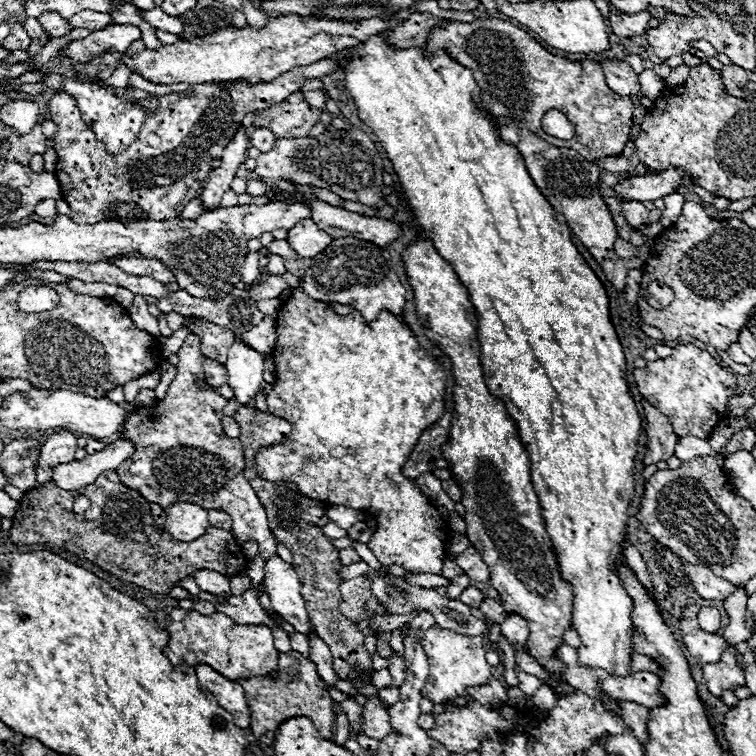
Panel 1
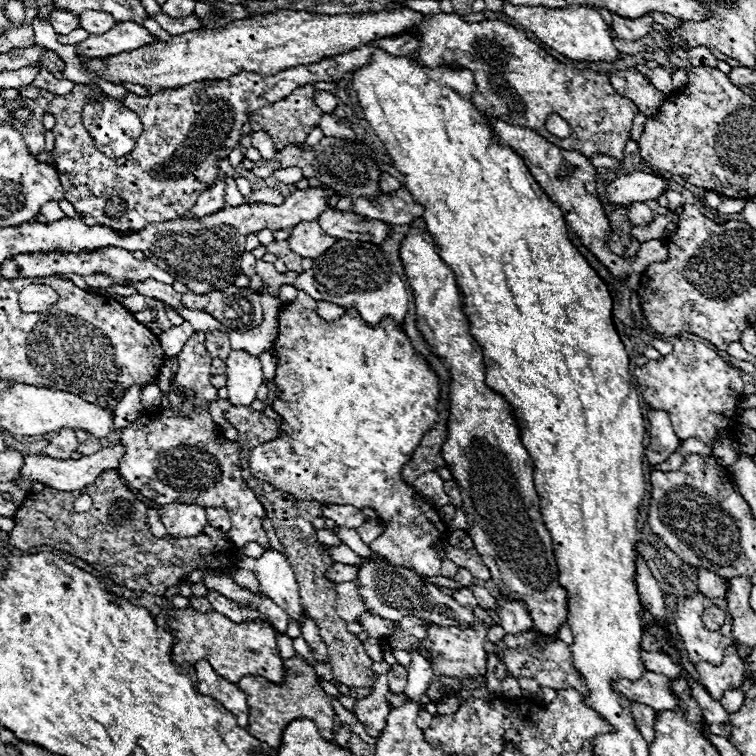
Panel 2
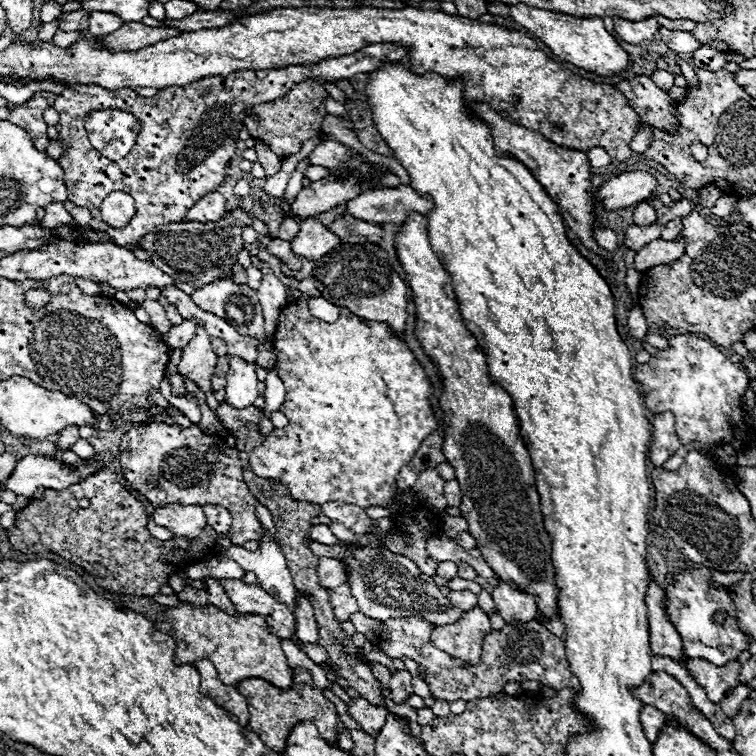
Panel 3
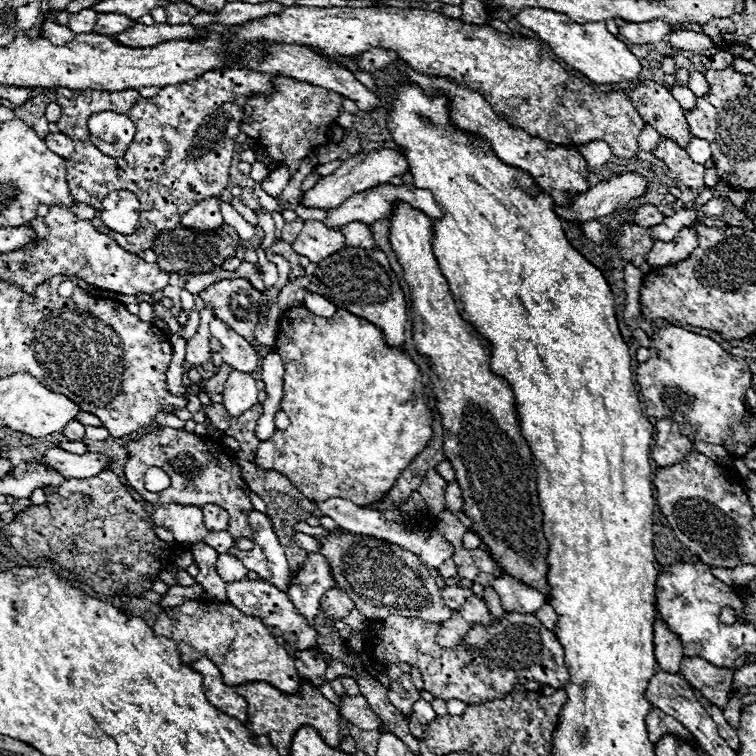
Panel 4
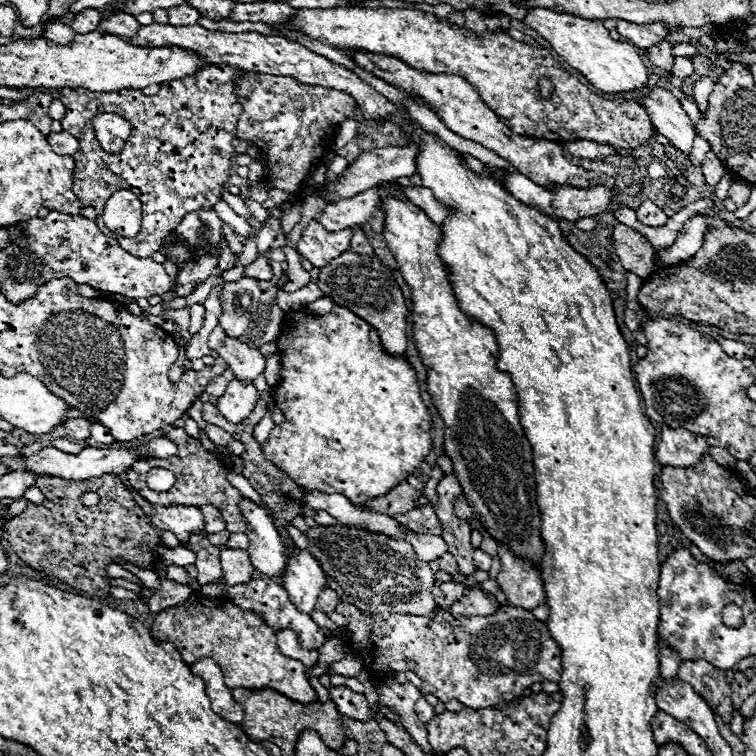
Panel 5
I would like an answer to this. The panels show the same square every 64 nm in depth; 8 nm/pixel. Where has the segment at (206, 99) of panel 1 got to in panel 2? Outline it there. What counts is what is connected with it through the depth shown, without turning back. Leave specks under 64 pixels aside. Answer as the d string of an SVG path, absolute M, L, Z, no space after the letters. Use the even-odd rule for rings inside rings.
M396 36L396 38L374 40L372 44L358 48L356 52L346 52L344 56L330 56L328 60L320 60L320 64L306 64L304 68L288 68L286 72L278 72L278 74L272 74L272 76L260 76L260 74L254 74L254 72L240 72L240 74L230 76L226 80L202 80L202 82L186 84L184 88L160 90L158 94L150 94L150 96L136 96L136 94L130 92L120 102L140 116L144 130L142 130L142 134L136 142L136 148L128 156L116 158L116 160L106 158L102 152L98 152L94 148L94 142L88 136L86 128L82 126L84 104L88 104L88 100L102 94L102 90L96 84L74 84L74 90L70 94L56 96L48 106L48 110L56 118L56 126L52 130L54 138L56 138L54 164L56 164L56 170L60 172L60 180L62 180L64 190L66 190L64 196L84 216L84 224L108 226L114 232L122 232L122 234L130 232L130 230L140 232L148 224L184 218L186 212L196 204L198 196L218 180L220 168L216 168L216 164L220 160L224 160L228 156L228 152L232 150L232 146L236 146L240 142L240 138L242 138L240 128L248 120L250 112L254 112L256 108L274 104L276 100L288 96L298 86L322 82L322 80L324 82L338 82L340 78L344 78L344 74L368 64L370 56L376 48L382 48L392 56L406 56L406 54L412 54L418 48L418 38L416 36ZM110 196L120 196L128 204L128 212L120 220L110 220L110 218L104 216L104 204Z

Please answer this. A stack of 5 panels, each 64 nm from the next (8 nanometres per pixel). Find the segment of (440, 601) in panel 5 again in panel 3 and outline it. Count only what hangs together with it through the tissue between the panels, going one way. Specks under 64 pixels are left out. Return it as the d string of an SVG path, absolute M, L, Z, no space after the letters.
M450 590L450 592L448 592L448 600L450 600L456 608L466 610L466 608L472 608L472 606L476 604L476 594L470 592L470 590L460 590L460 592Z

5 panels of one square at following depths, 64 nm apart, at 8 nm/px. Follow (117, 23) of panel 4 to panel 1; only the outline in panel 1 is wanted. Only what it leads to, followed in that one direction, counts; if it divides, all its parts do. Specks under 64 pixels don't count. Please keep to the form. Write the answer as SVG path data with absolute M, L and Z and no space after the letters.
M84 10L84 12L68 18L68 22L72 24L72 28L86 28L86 30L90 30L90 32L108 28L110 20L112 20L112 18L110 18L108 14L104 14L104 12L94 12L94 10Z

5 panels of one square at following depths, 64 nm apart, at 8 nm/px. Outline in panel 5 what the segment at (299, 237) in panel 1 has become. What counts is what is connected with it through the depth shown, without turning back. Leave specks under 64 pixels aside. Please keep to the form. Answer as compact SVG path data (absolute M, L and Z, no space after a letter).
M312 220L308 228L302 232L302 238L296 248L304 260L314 264L316 268L324 268L330 260L350 250L350 240L352 240L350 228L340 232L326 232L320 222Z

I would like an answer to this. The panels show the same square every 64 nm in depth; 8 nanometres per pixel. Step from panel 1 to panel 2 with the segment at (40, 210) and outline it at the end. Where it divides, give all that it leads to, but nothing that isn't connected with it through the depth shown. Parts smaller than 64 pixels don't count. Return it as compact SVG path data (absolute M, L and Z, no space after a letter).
M50 200L48 204L44 204L44 216L46 216L46 224L52 224L56 220L62 220L66 218L66 214L60 210L60 204L56 200Z

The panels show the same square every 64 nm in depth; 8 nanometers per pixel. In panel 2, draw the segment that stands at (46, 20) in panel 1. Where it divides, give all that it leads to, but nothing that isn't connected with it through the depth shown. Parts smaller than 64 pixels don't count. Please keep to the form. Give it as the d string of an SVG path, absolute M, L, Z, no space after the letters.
M56 10L56 12L52 12L52 16L48 18L48 22L54 26L56 34L70 34L72 30L80 28L80 20L72 12L60 12L60 10Z

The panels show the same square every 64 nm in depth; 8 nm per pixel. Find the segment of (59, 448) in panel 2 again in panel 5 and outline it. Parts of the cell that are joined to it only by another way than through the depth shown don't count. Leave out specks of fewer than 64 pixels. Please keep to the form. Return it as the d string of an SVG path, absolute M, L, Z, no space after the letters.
M72 418L64 424L64 430L66 430L68 438L72 438L72 440L88 440L90 426L92 426L92 422L88 422L84 418Z

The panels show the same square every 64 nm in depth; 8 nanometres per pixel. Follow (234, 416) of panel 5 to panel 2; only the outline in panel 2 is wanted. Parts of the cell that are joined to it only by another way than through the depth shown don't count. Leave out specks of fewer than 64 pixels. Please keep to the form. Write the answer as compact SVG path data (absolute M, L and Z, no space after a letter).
M232 350L226 360L226 378L228 378L228 402L232 406L250 406L256 400L258 386L264 382L262 366L258 358L248 356L246 352Z

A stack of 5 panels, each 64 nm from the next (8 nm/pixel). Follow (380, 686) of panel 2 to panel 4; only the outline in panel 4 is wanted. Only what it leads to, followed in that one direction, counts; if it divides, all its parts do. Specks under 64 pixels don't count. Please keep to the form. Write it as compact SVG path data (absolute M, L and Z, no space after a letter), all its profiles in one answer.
M344 692L342 696L338 696L338 700L340 700L342 718L346 718L352 724L360 724L360 728L380 728L378 716L370 710L362 694L350 696L348 692Z

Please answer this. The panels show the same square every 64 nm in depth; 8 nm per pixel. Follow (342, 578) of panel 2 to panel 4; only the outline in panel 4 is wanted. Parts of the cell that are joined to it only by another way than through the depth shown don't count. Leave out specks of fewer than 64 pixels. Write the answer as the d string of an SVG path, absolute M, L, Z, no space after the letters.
M310 552L300 572L290 576L288 596L296 606L296 610L304 614L306 620L312 624L318 614L320 596L332 586L334 586L334 580L332 580L328 562L324 562L322 556L316 556L314 552Z

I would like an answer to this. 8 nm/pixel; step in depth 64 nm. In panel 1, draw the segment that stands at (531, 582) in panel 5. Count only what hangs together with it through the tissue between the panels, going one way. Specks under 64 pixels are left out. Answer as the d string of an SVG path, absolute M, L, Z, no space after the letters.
M508 612L506 620L500 624L502 626L502 634L504 638L516 646L518 650L524 648L524 642L528 638L528 622L520 616L520 614L514 614L514 612Z

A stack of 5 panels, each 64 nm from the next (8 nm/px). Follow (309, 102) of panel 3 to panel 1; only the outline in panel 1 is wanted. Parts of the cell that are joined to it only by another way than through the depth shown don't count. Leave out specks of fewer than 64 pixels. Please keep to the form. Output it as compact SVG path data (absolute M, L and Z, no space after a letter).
M298 90L298 92L290 94L286 100L278 102L278 104L272 104L272 106L266 108L266 110L258 110L256 116L254 116L254 124L252 124L252 126L254 126L254 128L268 128L276 138L300 138L300 136L308 136L310 130L312 130L312 126L318 124L322 110L310 106L310 104L302 98L302 94L304 94L304 92Z

